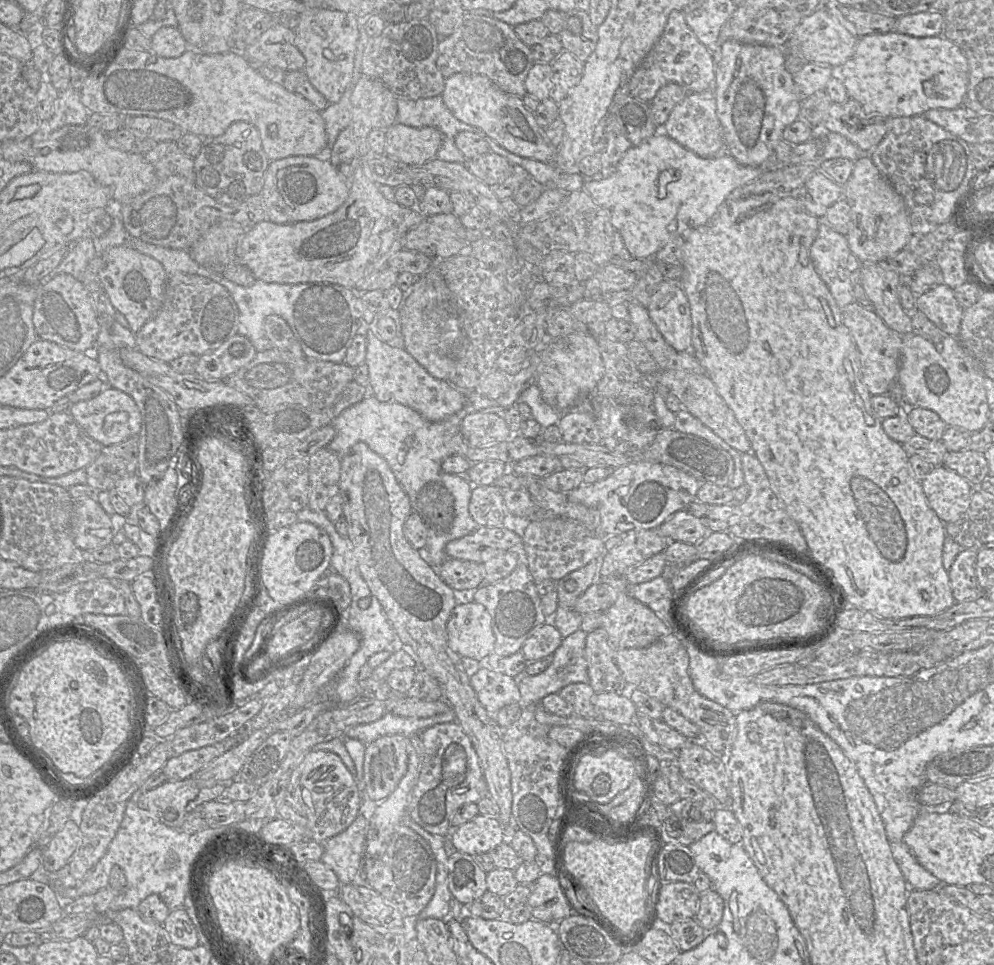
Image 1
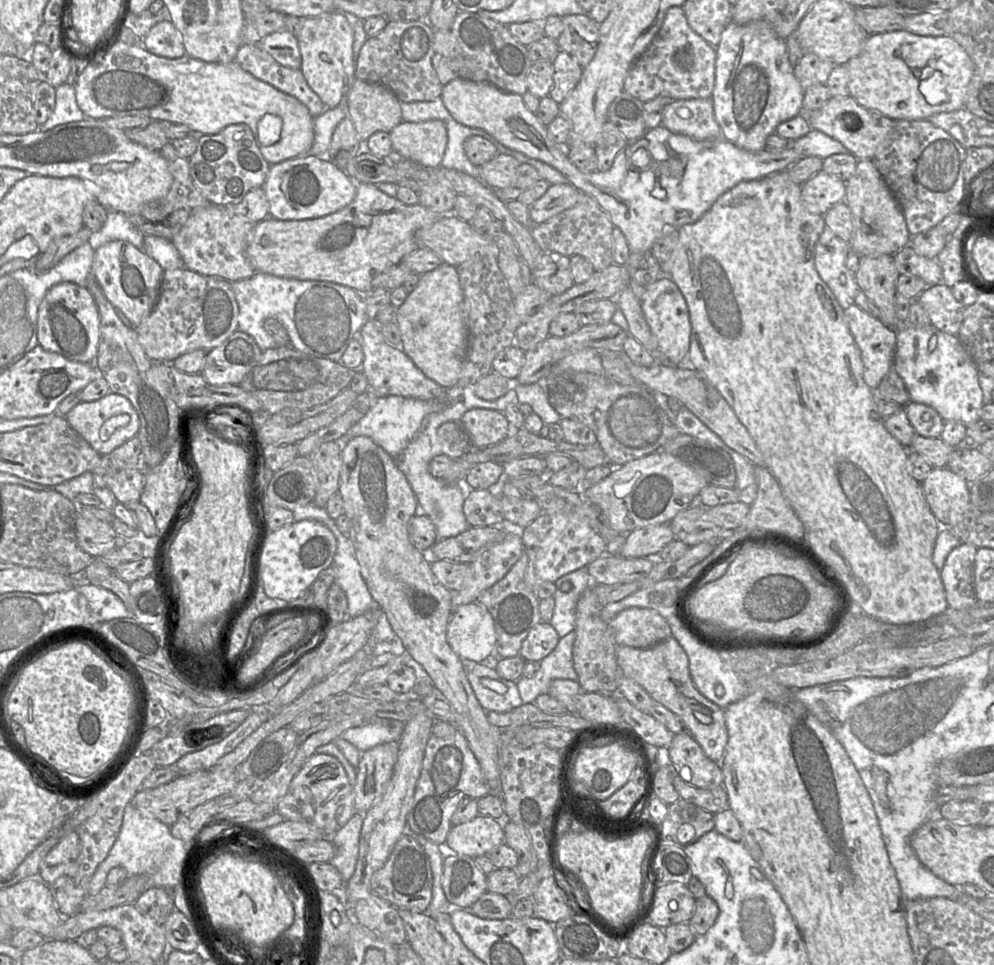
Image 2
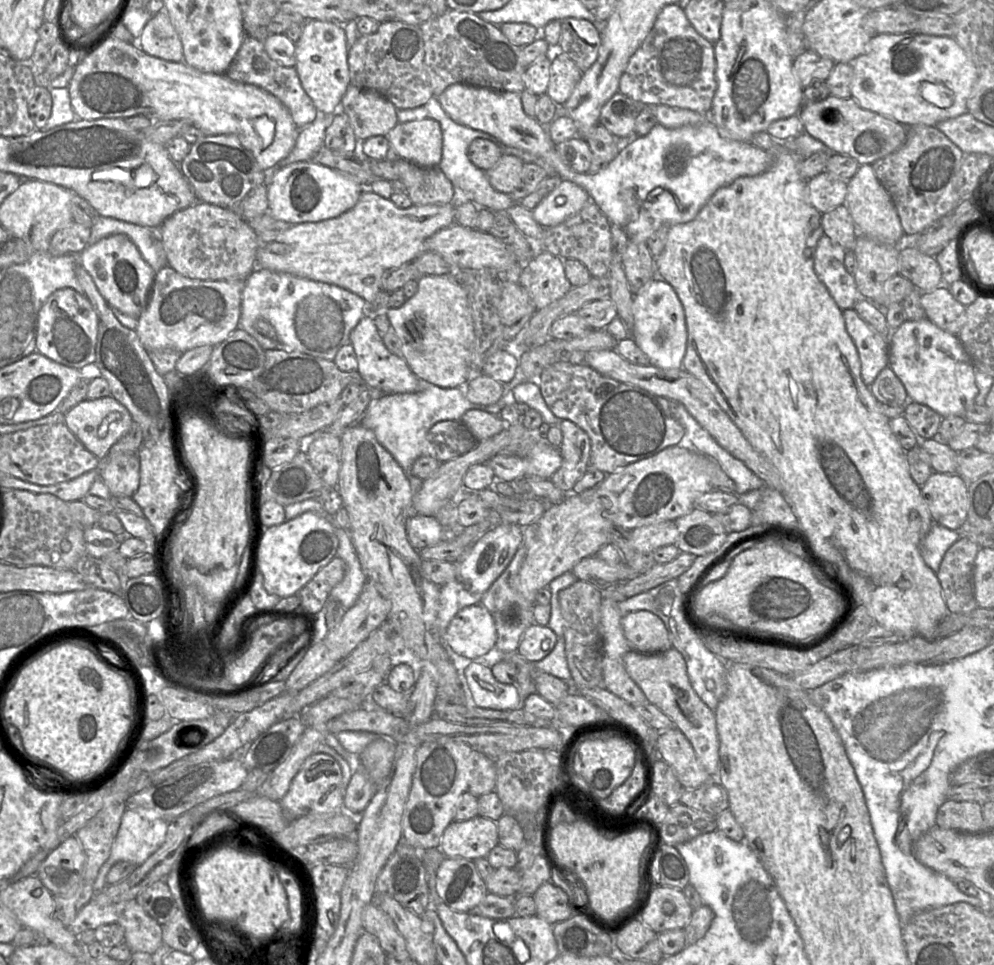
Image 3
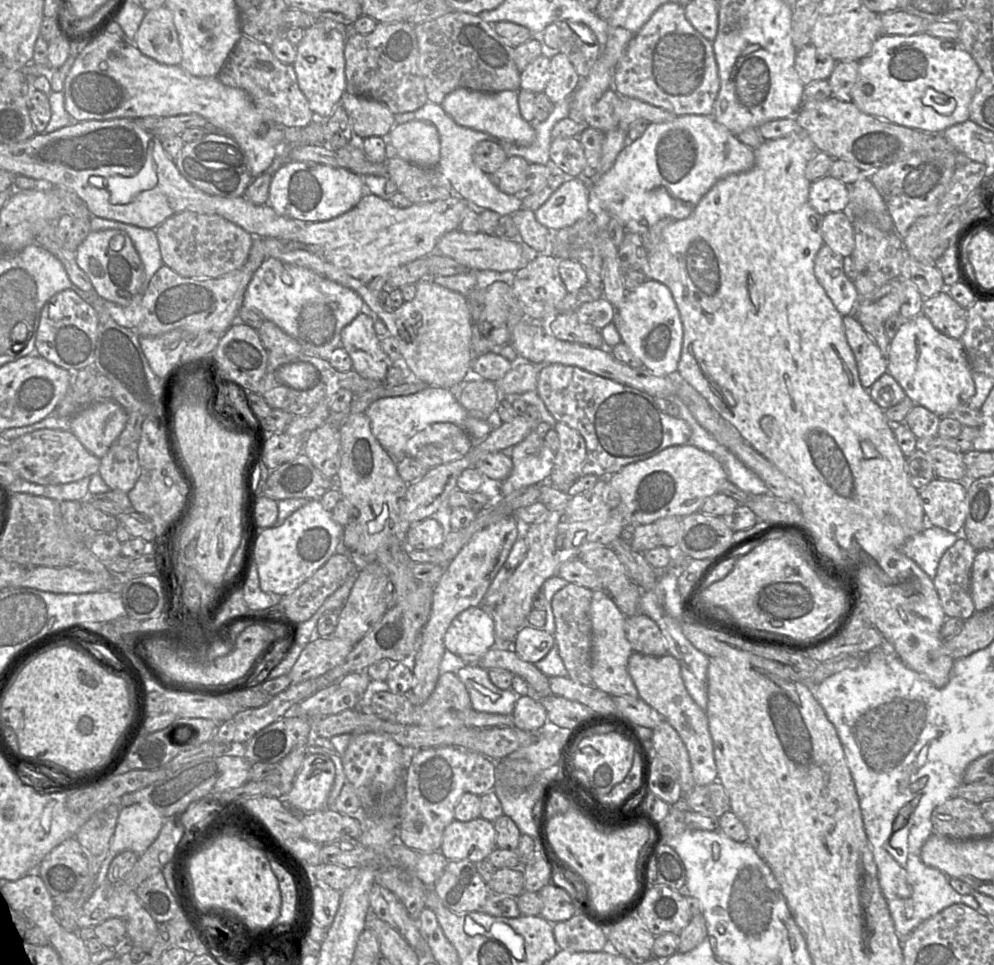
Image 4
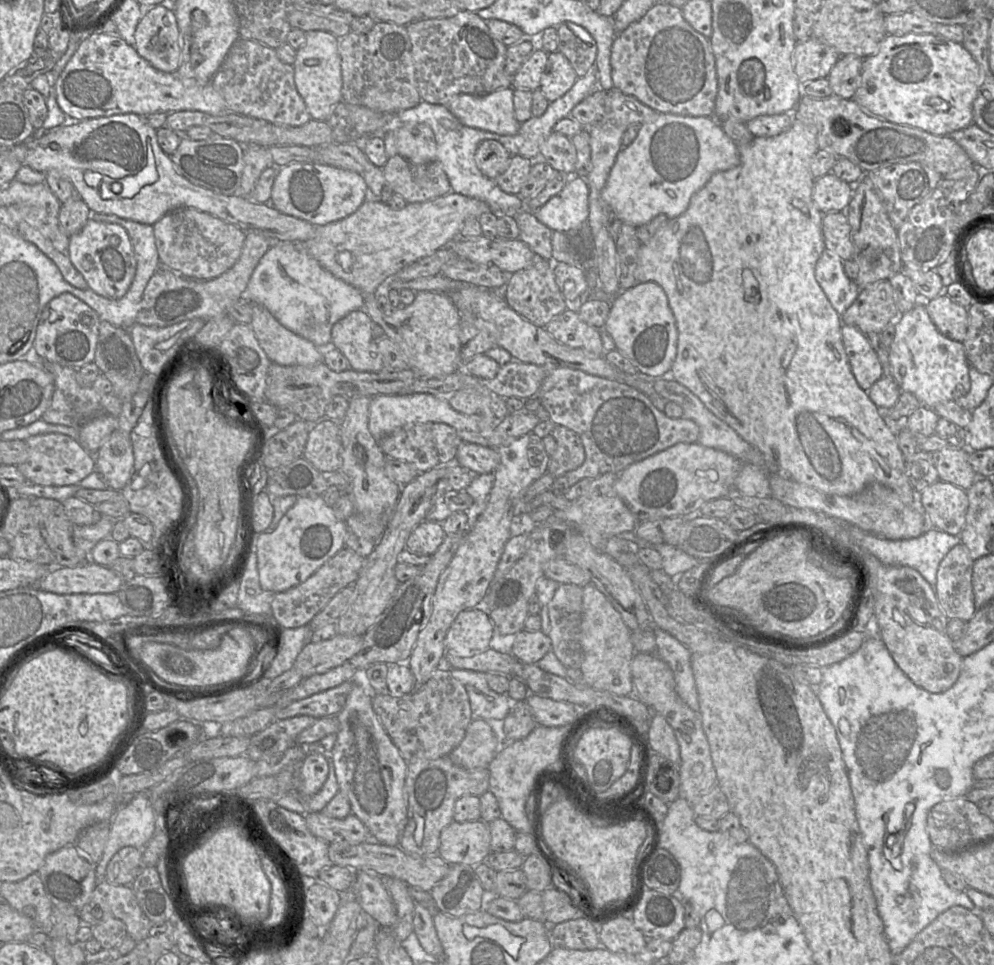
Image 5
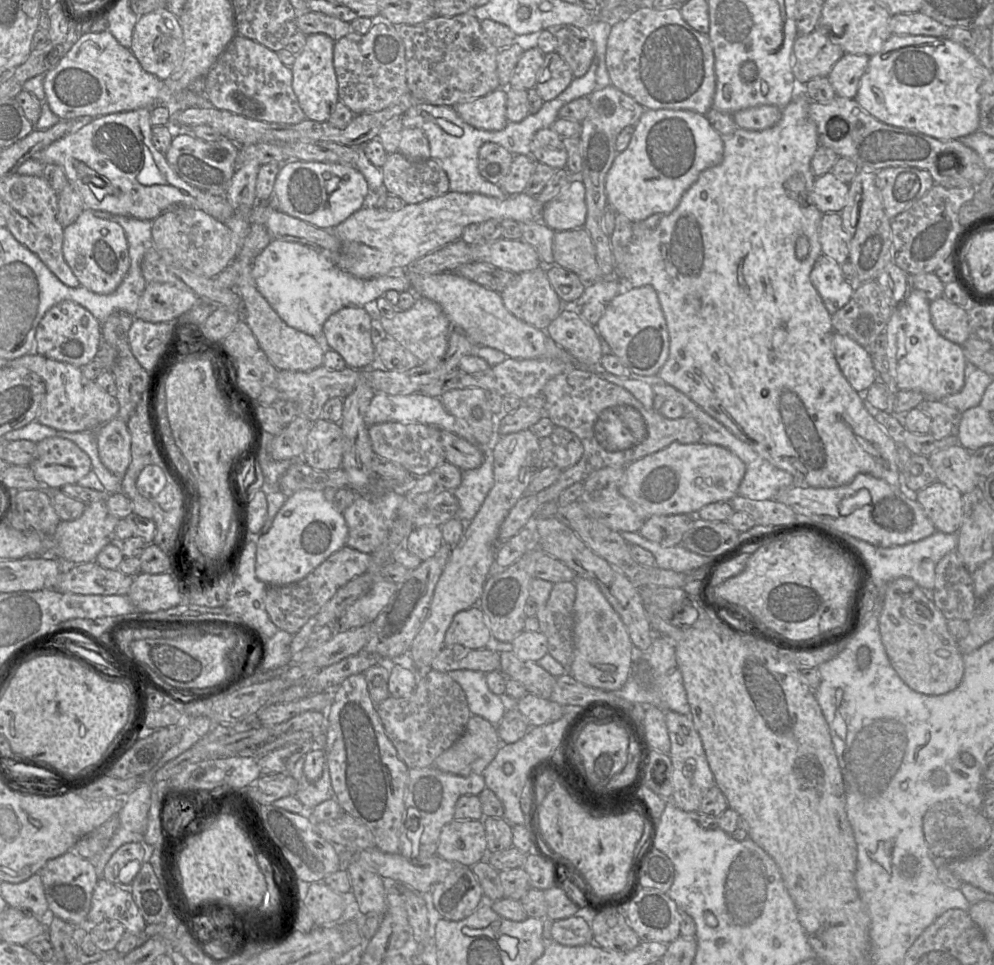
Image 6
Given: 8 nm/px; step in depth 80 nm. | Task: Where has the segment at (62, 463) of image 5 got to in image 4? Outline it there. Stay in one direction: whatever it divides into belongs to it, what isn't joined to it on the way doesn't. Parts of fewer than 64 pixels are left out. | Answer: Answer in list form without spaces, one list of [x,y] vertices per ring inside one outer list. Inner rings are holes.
[[[40,429],[12,440],[13,459],[7,464],[18,478],[37,485],[59,485],[98,473],[100,459],[87,451],[71,431]]]

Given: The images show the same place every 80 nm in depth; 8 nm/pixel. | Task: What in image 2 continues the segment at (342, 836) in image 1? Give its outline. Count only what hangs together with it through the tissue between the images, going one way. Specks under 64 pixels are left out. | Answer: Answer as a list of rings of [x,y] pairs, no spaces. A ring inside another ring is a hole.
[[[356,812],[349,821],[330,838],[335,846],[335,855],[329,861],[340,873],[343,882],[346,883],[353,875],[359,853],[359,837],[365,813]]]

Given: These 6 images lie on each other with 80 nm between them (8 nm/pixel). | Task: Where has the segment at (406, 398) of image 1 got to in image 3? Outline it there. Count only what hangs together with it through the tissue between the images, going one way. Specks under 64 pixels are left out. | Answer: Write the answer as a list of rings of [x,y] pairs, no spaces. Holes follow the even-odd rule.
[[[364,315],[350,333],[350,343],[358,361],[357,371],[366,386],[384,393],[408,393],[420,390],[420,380],[402,356],[392,354],[385,346],[371,316]]]

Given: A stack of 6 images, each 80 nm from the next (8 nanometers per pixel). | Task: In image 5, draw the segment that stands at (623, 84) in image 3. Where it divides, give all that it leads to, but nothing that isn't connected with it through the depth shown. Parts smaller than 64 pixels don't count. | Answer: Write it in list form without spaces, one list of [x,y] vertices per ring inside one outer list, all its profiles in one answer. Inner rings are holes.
[[[659,2],[655,4],[647,13],[639,20],[631,23],[625,30],[614,38],[611,56],[611,78],[614,88],[620,90],[623,94],[631,95],[638,99],[643,104],[649,106],[653,110],[659,113],[672,113],[678,115],[689,115],[689,116],[714,116],[715,112],[715,101],[718,93],[718,79],[716,72],[716,61],[715,56],[710,45],[710,39],[697,32],[683,17],[682,9],[673,5]]]

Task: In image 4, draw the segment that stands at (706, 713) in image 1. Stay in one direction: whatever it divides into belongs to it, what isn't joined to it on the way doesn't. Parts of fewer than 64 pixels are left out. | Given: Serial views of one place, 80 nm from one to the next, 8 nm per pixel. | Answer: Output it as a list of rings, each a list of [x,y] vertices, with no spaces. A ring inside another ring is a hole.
[[[633,652],[628,660],[628,672],[637,688],[639,698],[655,709],[682,739],[689,754],[696,786],[715,782],[718,779],[718,772],[708,718],[706,712],[689,695],[681,677],[679,661],[670,654],[649,656]]]

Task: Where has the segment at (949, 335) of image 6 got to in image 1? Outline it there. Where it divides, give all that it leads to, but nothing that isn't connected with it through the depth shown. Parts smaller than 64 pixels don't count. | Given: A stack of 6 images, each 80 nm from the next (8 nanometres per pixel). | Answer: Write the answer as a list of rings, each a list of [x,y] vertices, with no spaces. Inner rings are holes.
[[[939,283],[917,296],[915,308],[945,334],[958,336],[964,308],[946,284]]]

